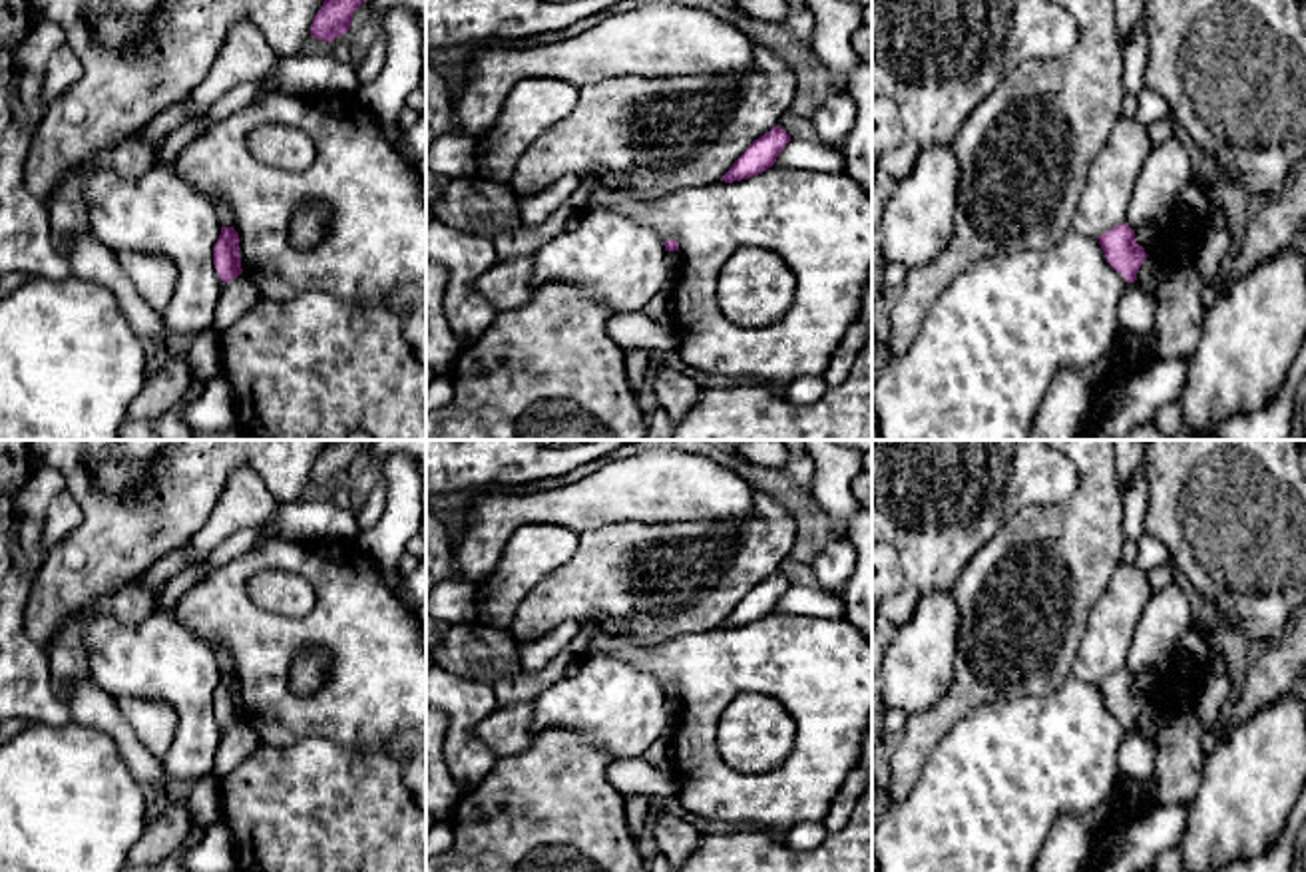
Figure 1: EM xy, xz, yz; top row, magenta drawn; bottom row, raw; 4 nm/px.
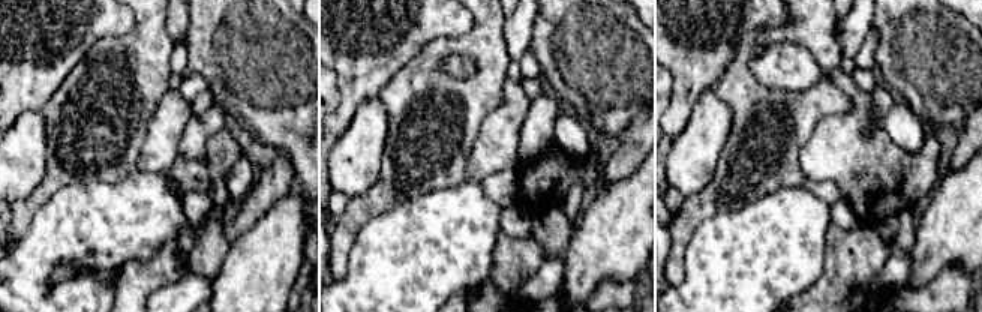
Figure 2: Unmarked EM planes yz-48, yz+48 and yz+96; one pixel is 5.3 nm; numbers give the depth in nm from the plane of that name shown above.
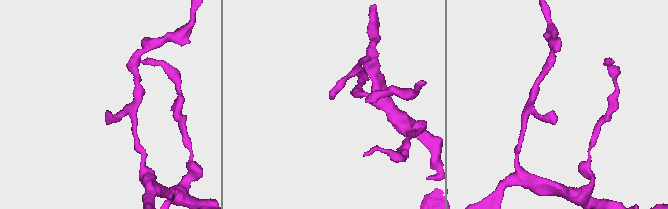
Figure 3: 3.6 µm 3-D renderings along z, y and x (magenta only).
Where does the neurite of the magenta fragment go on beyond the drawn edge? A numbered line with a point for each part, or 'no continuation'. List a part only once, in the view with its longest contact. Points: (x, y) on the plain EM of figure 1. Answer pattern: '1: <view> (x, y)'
no continuation

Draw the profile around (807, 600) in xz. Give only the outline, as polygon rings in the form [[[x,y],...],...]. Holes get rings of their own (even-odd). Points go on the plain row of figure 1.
[[[790,583],[774,607],[776,613],[796,613],[802,617],[846,619],[846,603],[836,593],[814,583]]]

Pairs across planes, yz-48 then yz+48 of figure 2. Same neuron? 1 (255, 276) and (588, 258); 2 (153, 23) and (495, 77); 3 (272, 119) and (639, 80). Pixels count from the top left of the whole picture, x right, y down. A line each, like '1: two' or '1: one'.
1: one
2: one
3: one

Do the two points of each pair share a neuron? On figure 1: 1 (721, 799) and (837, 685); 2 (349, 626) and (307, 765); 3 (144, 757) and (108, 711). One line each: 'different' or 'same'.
1: same
2: different
3: same

